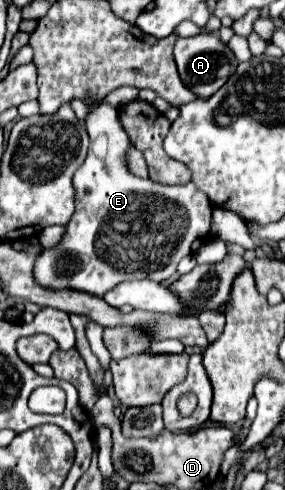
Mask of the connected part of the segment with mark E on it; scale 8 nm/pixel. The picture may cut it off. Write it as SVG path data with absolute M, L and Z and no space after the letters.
M96 102L90 106L90 114L86 118L86 128L88 128L88 134L90 134L90 148L88 148L88 156L84 160L84 164L76 170L74 174L74 204L76 204L76 210L64 230L64 236L62 240L52 246L52 248L44 248L38 256L36 256L36 264L34 264L34 280L48 288L48 290L60 290L60 288L70 288L70 290L82 290L82 292L88 292L88 294L94 294L94 296L104 296L108 292L108 286L110 284L120 284L124 280L138 280L138 278L150 278L154 282L166 282L168 278L172 278L176 274L176 266L178 262L184 258L184 256L190 256L198 250L198 246L204 242L204 238L208 236L208 228L210 228L210 202L200 202L202 194L194 190L192 184L184 184L180 186L180 196L186 198L186 200L198 200L198 202L178 202L178 186L160 186L156 182L152 182L150 178L138 178L134 174L128 172L126 168L126 150L132 146L130 144L130 138L128 134L124 132L120 120L118 120L118 110L104 104L104 102Z

